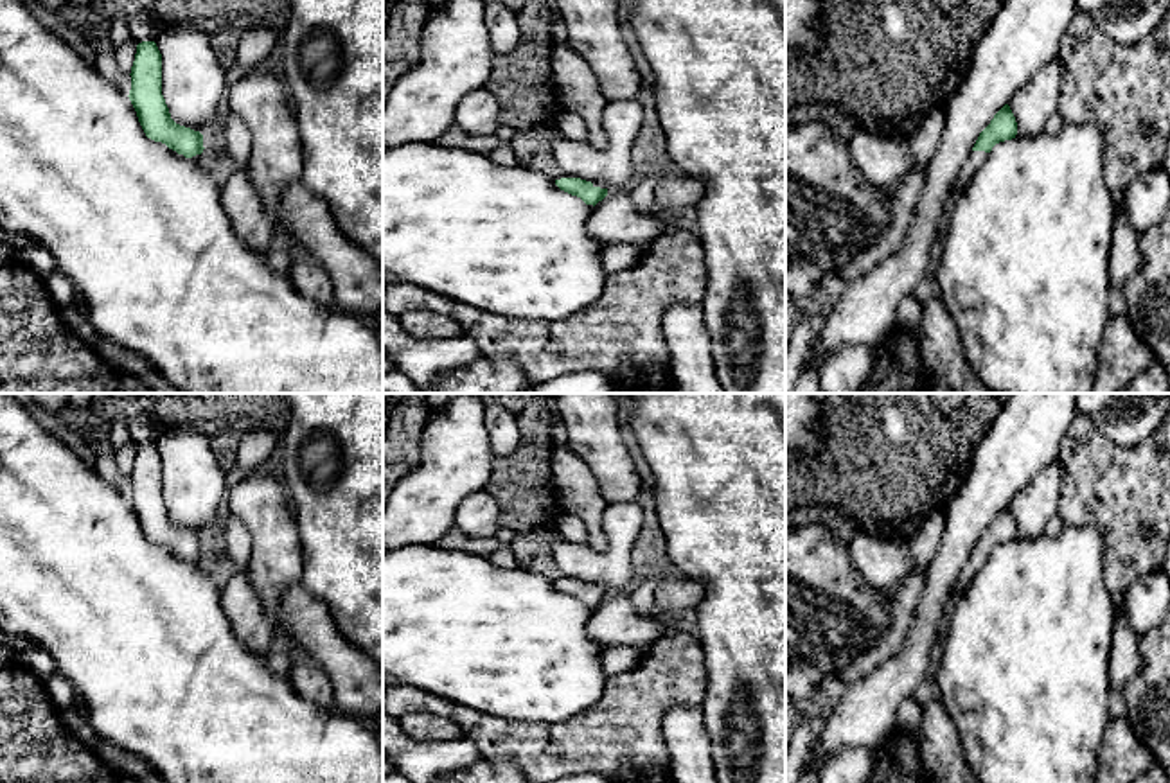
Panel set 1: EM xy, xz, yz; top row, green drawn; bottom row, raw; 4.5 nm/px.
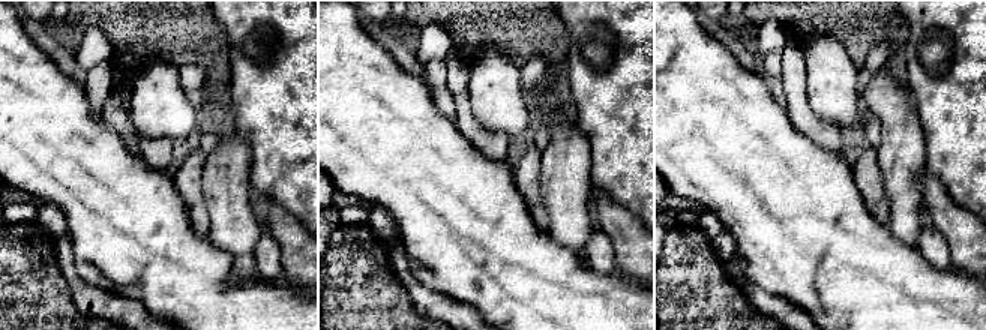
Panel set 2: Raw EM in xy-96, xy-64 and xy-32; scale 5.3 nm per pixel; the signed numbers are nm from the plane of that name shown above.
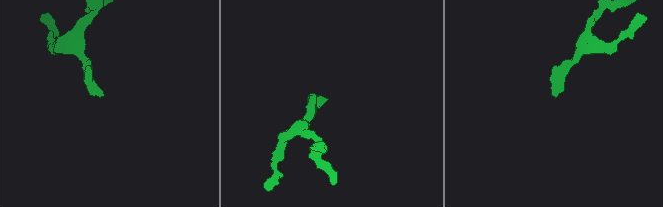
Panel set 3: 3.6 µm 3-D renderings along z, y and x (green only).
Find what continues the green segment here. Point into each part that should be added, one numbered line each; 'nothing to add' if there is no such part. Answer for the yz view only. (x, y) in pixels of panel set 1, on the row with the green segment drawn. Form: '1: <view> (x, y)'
1: yz (974, 160)

